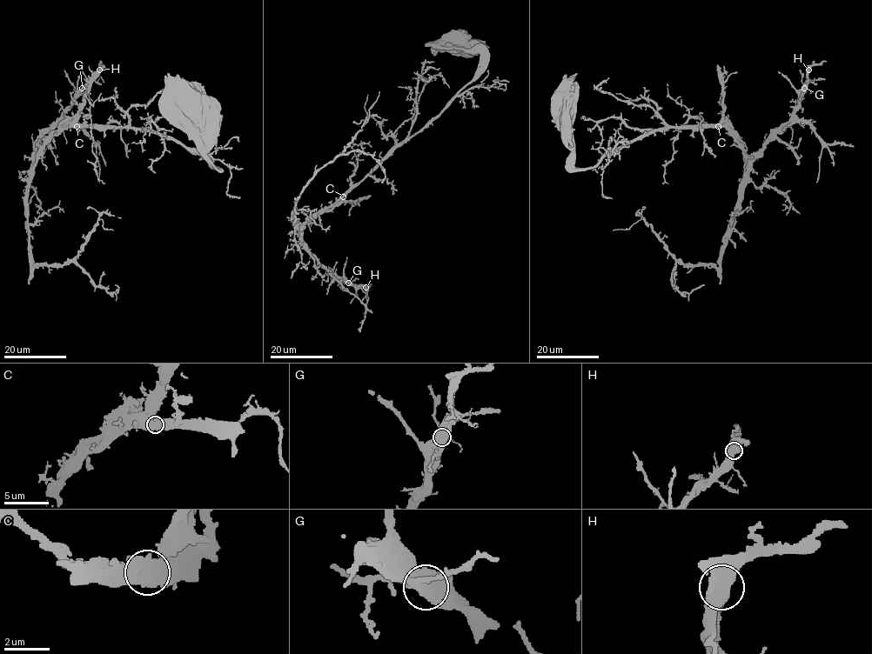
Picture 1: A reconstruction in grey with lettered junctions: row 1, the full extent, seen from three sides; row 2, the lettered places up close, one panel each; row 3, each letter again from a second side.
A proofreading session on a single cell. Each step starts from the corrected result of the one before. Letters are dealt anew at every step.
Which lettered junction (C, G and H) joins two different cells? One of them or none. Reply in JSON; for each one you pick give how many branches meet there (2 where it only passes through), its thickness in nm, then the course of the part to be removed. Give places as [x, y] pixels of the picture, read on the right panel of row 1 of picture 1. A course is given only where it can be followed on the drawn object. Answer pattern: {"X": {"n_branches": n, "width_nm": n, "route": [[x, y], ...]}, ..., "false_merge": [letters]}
{"false_merge": []}

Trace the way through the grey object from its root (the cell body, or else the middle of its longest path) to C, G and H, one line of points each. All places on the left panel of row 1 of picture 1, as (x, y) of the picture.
C: (188, 104), (192, 104), (192, 121), (206, 159), (213, 168), (197, 152), (146, 130), (77, 126)
G: (188, 104), (213, 168), (172, 139), (127, 128), (68, 127), (36, 155), (38, 139), (83, 89)
H: (188, 104), (213, 168), (172, 139), (127, 128), (68, 127), (36, 155), (38, 139), (99, 70)

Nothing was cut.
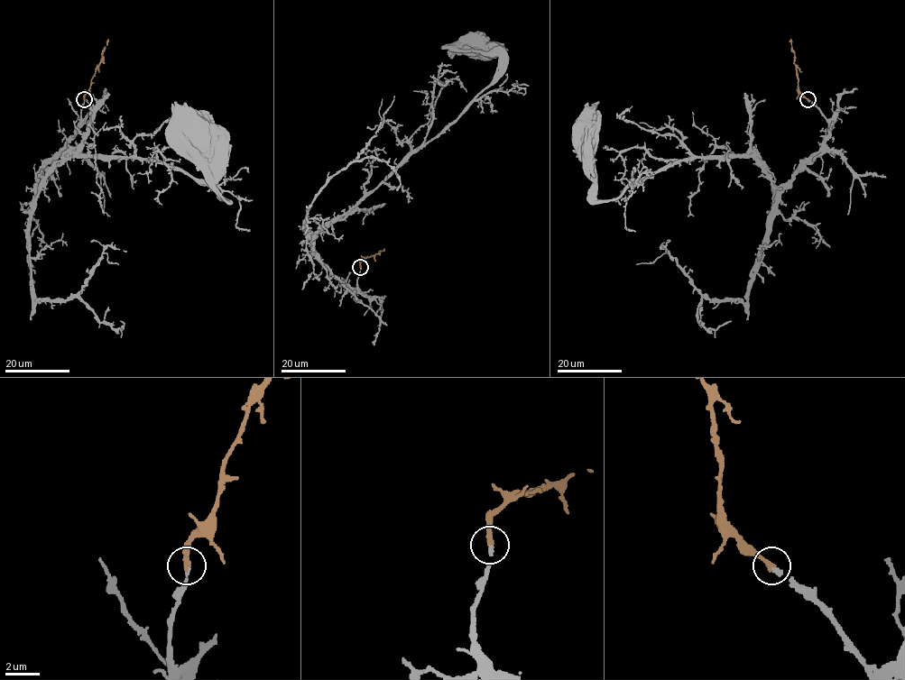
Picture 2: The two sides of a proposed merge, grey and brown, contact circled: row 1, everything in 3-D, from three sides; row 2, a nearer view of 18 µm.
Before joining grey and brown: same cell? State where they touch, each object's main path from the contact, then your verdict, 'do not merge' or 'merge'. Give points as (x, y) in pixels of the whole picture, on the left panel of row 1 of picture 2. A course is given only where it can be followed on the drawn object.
at (84, 99); grey runs (84, 100), (78, 131), (42, 170), (39, 186), (72, 157), (136, 157), (177, 168), (221, 200), (196, 133); brown runs (84, 99), (108, 39); merge

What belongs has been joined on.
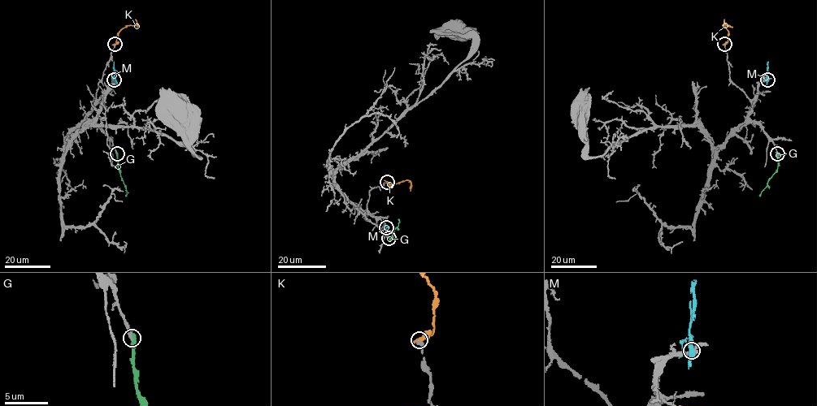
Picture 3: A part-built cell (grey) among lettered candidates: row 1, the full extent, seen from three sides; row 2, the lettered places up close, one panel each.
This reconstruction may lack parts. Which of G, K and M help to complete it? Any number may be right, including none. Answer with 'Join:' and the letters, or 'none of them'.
Join: G

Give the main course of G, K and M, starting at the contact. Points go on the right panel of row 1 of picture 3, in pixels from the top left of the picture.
G: (777, 153), (777, 170), (759, 196)
K: (723, 44), (727, 41), (727, 31), (723, 25), (732, 27)
M: (767, 79), (768, 61)

